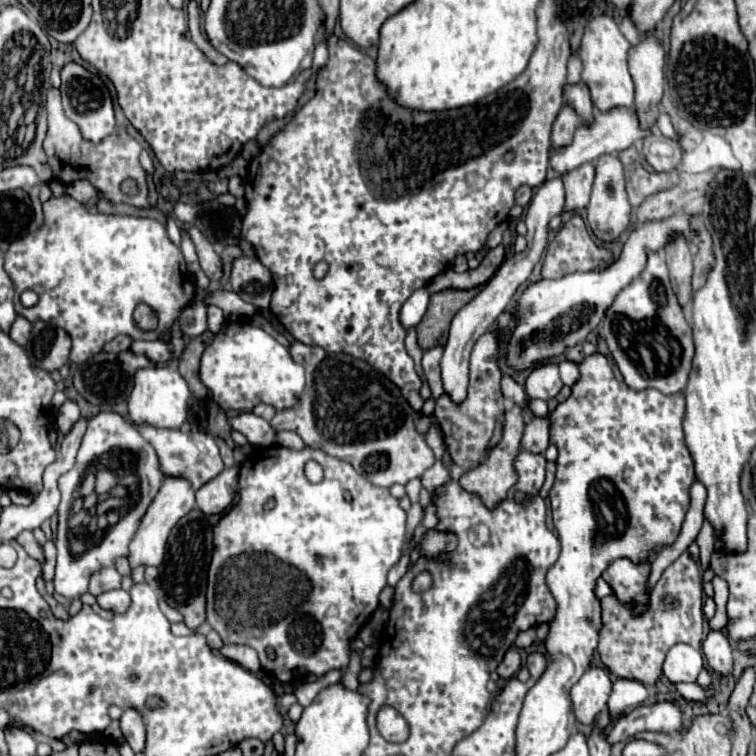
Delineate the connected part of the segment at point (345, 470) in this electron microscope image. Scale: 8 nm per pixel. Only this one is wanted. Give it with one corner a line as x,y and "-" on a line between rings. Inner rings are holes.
259,447
255,449
241,465
241,479
239,479
239,503
233,505
215,525
215,533
213,533
213,559
209,565
209,579
207,579
207,623
221,635
225,645
249,645
259,653
259,661
261,667
265,671
271,671
279,681
289,683
289,681
297,681
301,677
305,677
307,673
313,675
325,675
331,669
345,669
349,665
349,641
355,633
359,633
359,629
367,623
367,619
371,617
371,613
377,609
379,605
379,593
381,589
387,585
387,573
389,569
399,561
401,557
401,549
405,543
405,511
399,507
399,499
391,497
389,489
383,487
375,487
369,485
369,481
365,481
365,477
361,477
349,463
339,461
335,457
329,457
325,451
321,449
287,449
287,447
-
307,461
319,461
319,465
325,471
325,477
321,483
309,483
303,469
-
343,491
349,491
353,501
347,503
343,499
-
315,557
323,557
325,559
325,567
319,567
-
265,647
273,647
277,651
277,659
271,661
265,653

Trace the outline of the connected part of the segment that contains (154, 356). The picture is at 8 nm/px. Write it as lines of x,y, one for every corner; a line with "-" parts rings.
159,339
157,341
133,341
129,351
149,357
153,363
167,363
171,359
171,345

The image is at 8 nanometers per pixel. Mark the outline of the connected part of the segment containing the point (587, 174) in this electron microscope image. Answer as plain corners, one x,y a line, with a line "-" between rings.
585,163
577,169
563,173
561,179
565,183
565,193
567,193
563,211
575,213
585,209
589,205
589,195
591,195
591,187
595,179
595,167
591,163

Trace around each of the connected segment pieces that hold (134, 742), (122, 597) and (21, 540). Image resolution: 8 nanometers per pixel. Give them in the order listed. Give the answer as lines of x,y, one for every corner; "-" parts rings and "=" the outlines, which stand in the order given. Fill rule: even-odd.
125,709
121,717
121,731
125,735
125,741
131,745
135,753
145,749
145,723
141,721
141,715
133,709
=
115,589
115,591
109,591
109,593
103,593
97,597
97,603
107,609
107,611
113,611
113,613
125,613
131,605
131,595
123,589
=
21,531
21,533
15,537
15,541
17,541
31,557
43,561
43,549
37,545
37,541
35,541
35,537
33,537
31,531

